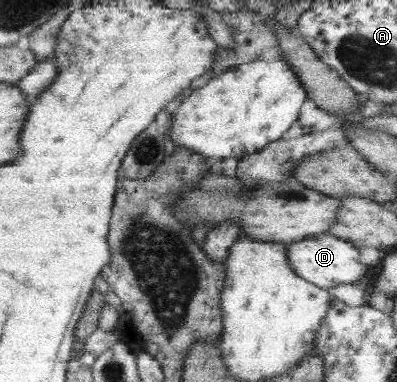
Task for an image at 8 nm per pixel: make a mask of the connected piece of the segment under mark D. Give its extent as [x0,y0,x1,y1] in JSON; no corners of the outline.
[288,232,370,290]

